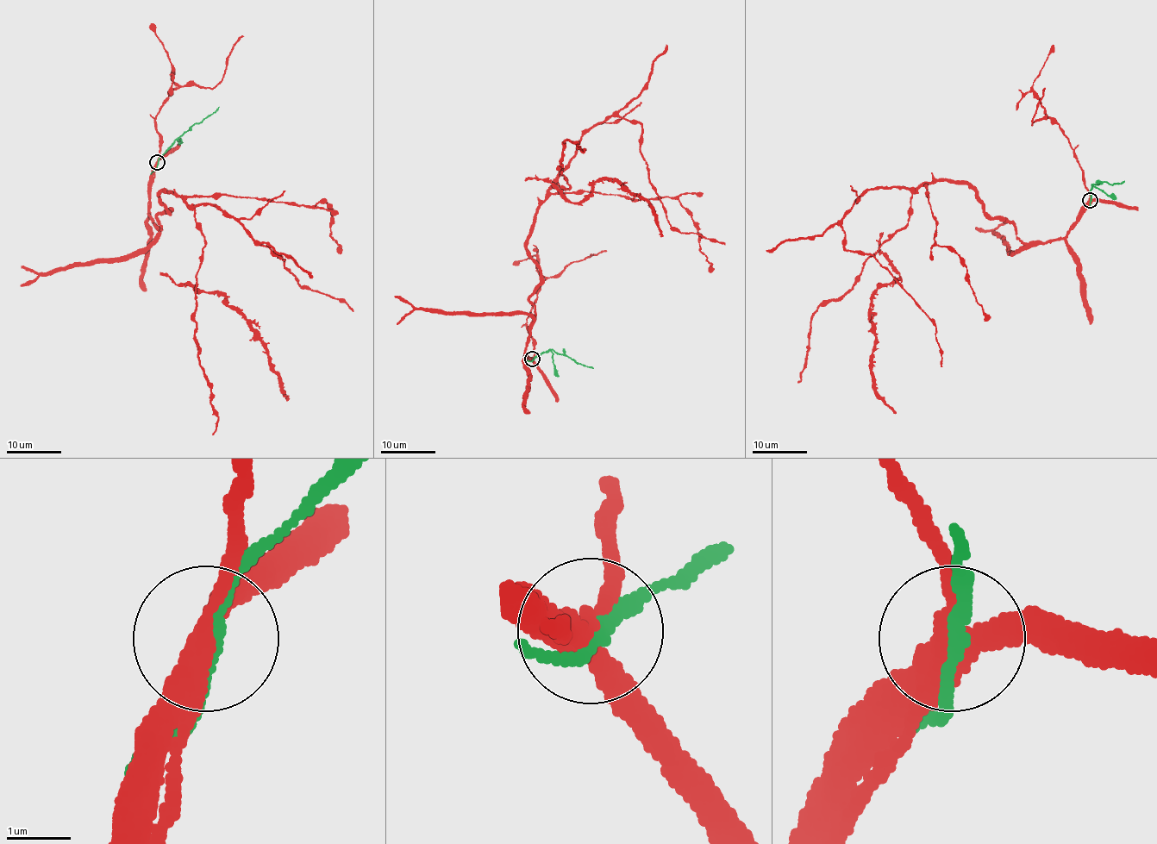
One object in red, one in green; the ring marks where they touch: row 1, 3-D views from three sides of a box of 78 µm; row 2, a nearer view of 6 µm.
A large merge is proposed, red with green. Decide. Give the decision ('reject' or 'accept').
reject

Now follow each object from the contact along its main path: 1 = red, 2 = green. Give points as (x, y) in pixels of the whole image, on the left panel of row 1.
1: (157, 163), (157, 228), (164, 191), (215, 205), (297, 284), (353, 311)
2: (157, 163), (157, 159), (193, 124), (201, 122), (219, 107)

